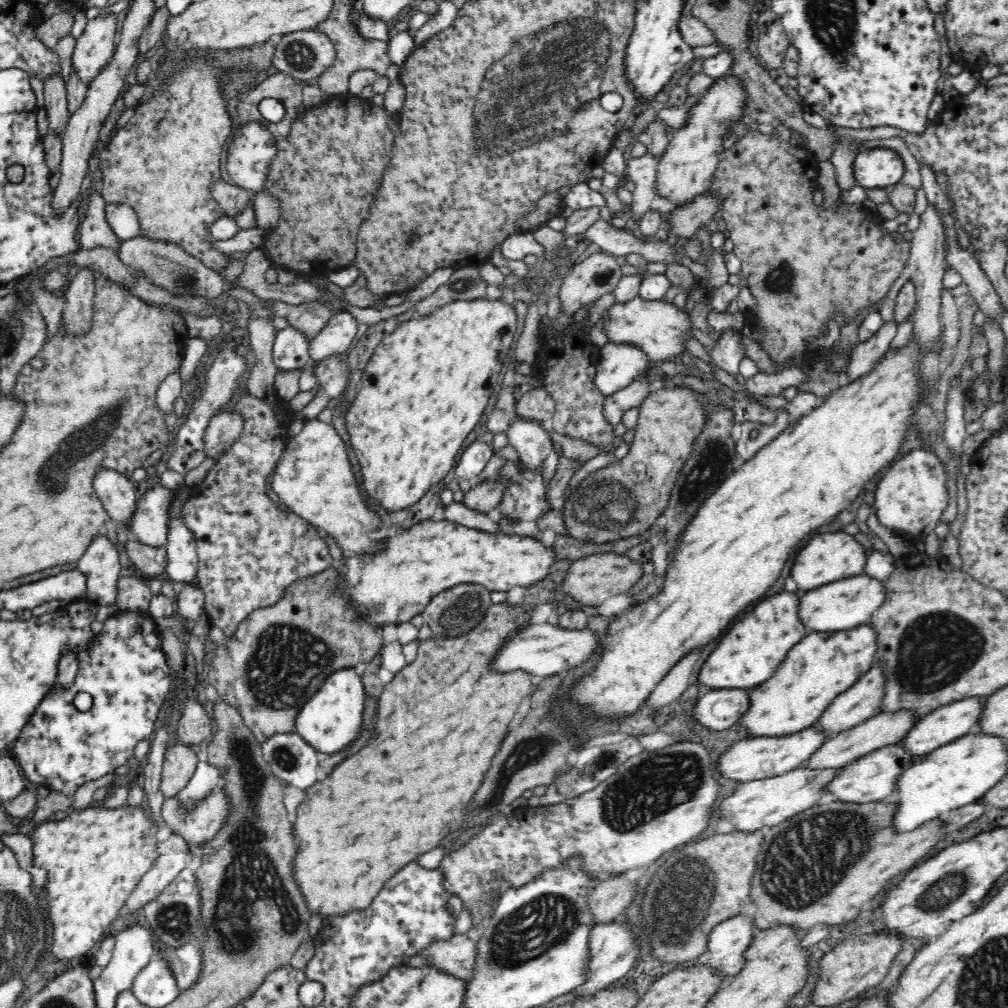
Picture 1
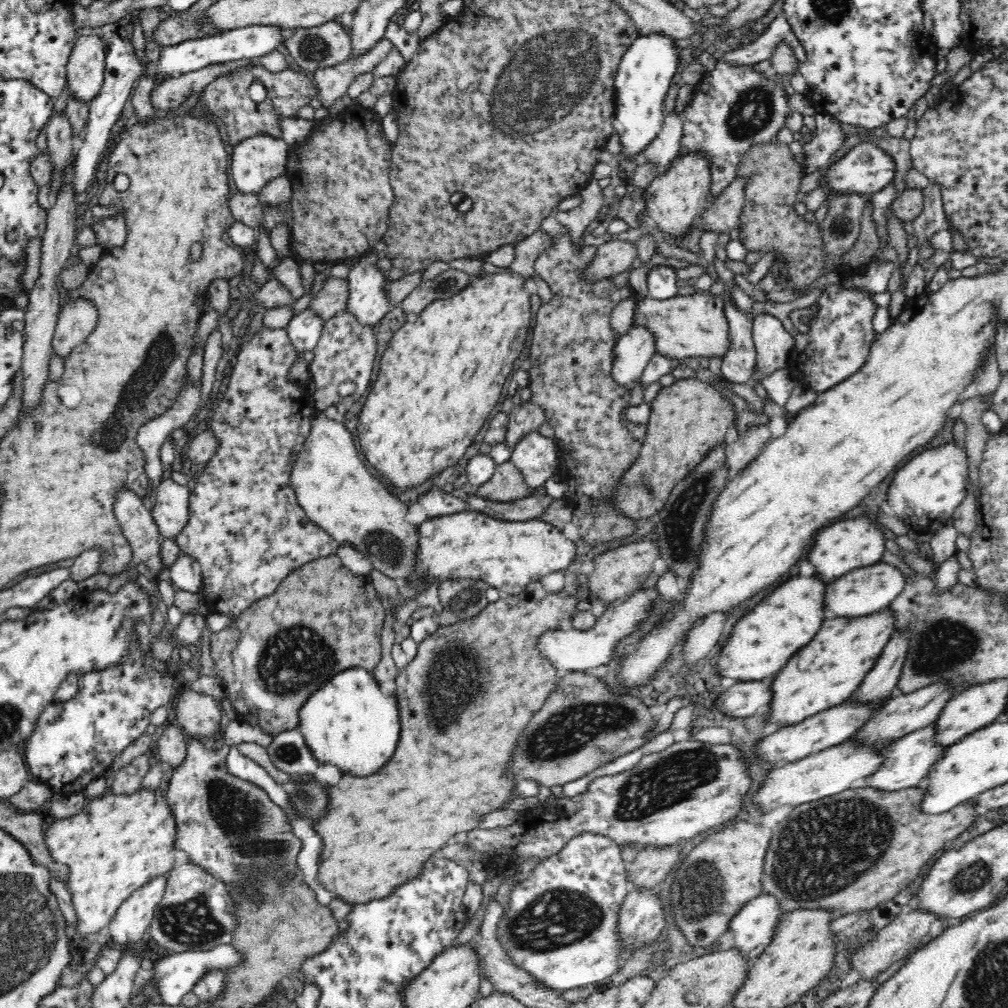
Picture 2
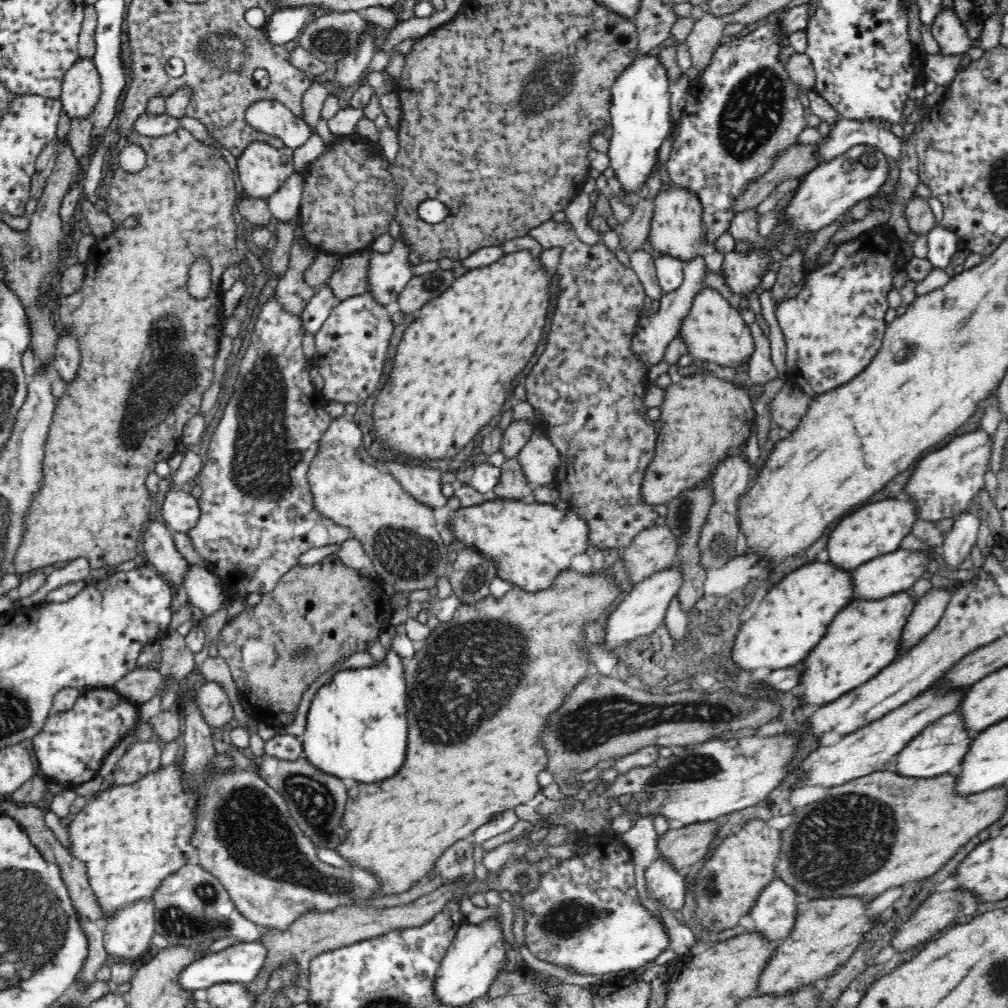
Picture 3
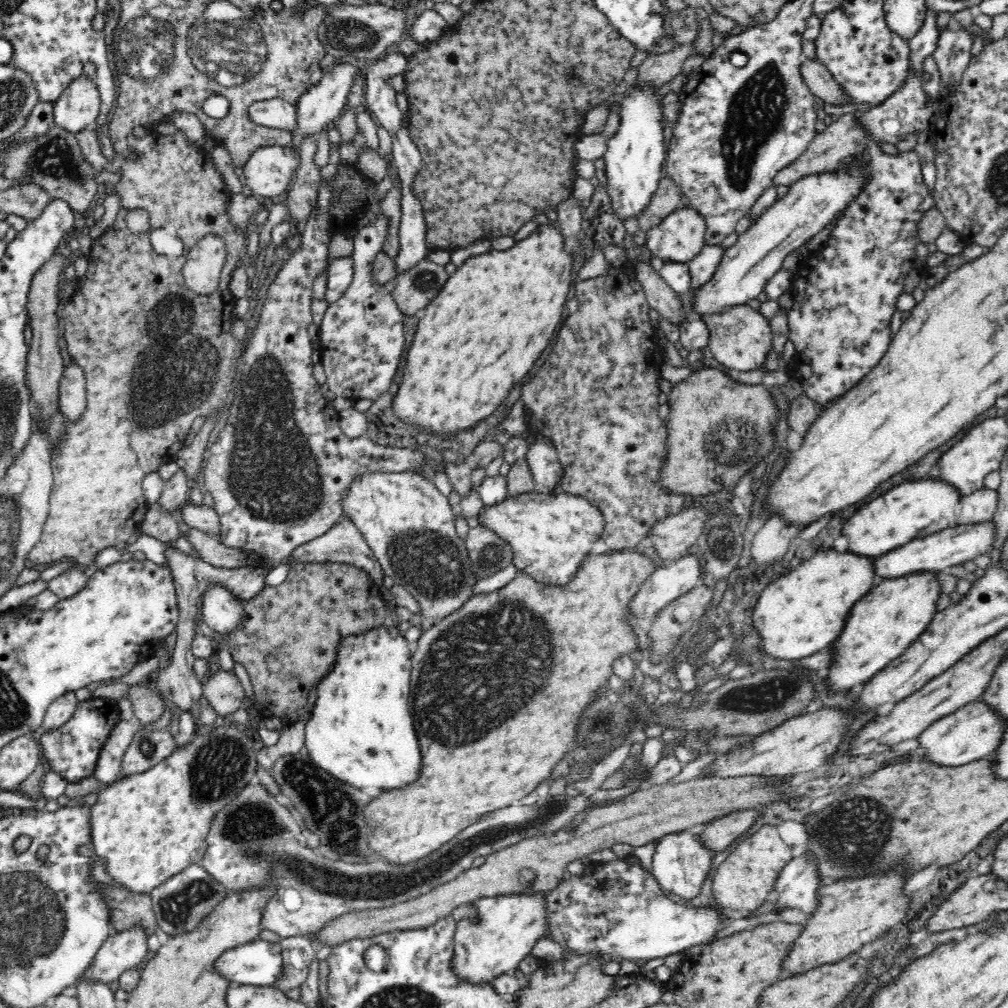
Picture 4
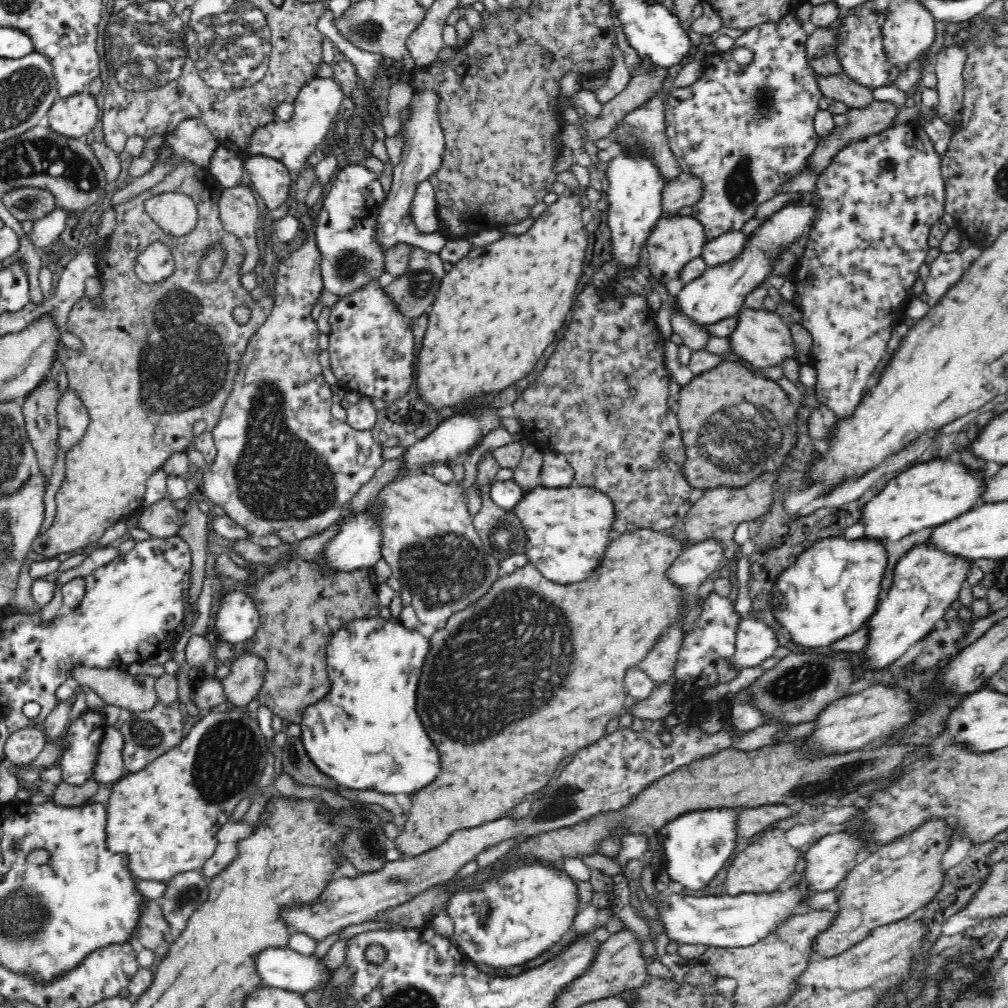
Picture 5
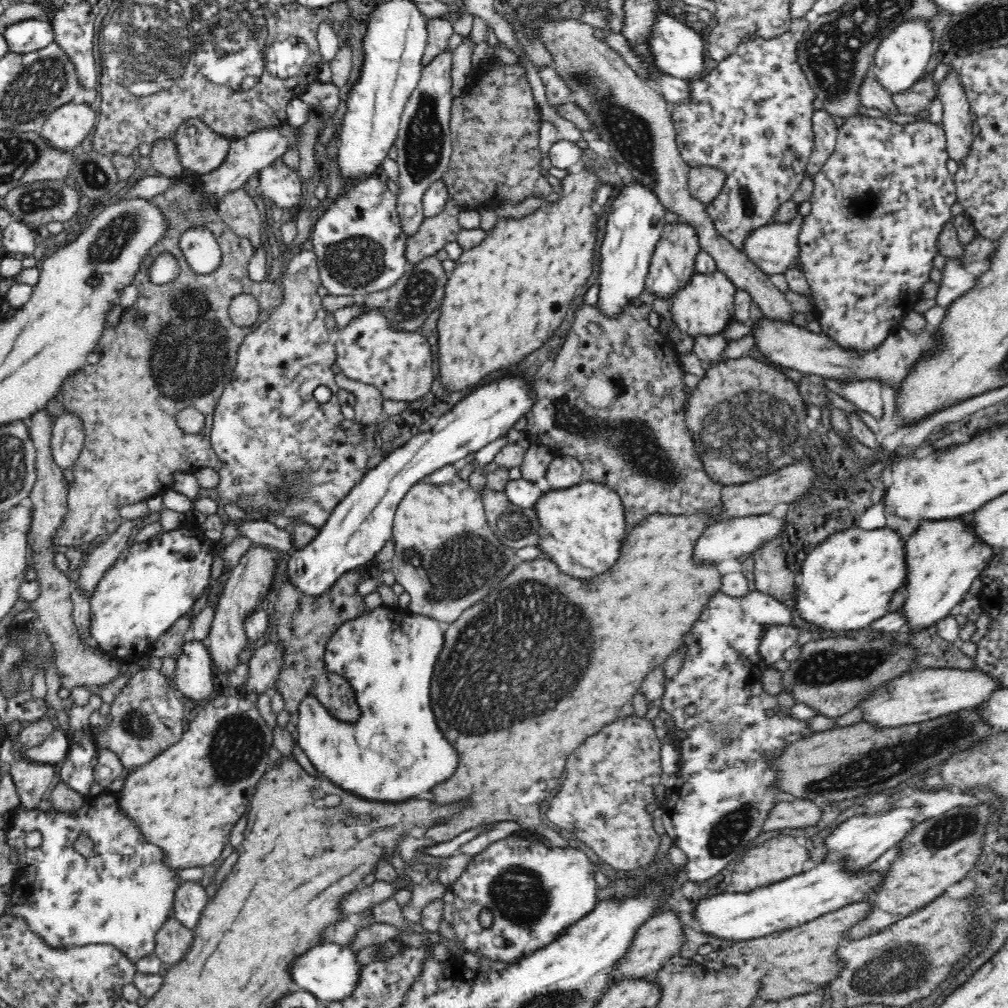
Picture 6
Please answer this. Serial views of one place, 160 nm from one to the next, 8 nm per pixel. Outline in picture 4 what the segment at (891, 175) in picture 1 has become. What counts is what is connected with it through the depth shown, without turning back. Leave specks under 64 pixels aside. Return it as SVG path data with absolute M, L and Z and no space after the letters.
M864 150L845 158L836 171L808 175L792 184L784 198L770 206L754 226L738 236L736 242L724 251L714 276L696 296L694 305L698 316L745 305L763 295L767 282L780 270L782 260L843 213L862 194L870 180L872 167Z

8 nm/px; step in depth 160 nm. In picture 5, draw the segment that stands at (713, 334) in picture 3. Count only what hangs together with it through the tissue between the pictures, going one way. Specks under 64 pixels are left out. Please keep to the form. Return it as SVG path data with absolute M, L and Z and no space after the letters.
M743 307L736 314L736 328L728 336L730 350L738 357L738 362L753 369L766 369L780 364L784 358L794 358L792 334L775 311Z

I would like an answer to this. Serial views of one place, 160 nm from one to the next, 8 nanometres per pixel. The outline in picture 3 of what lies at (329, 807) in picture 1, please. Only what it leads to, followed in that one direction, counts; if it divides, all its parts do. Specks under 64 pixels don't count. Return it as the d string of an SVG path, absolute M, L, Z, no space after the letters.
M564 570L544 590L528 592L520 587L512 586L502 598L496 599L488 595L477 601L476 604L460 605L447 623L440 624L433 629L430 637L426 638L424 643L416 649L414 656L408 656L402 660L407 691L408 726L410 726L408 728L408 744L406 744L408 750L406 750L406 760L402 764L402 772L396 772L396 776L390 780L382 780L378 784L358 784L348 790L348 802L346 802L344 818L340 822L342 828L348 830L348 836L344 838L344 842L336 850L340 857L344 856L344 859L348 860L346 862L347 868L364 869L376 877L378 888L370 894L372 898L406 892L413 886L427 882L436 861L447 848L450 848L450 845L453 845L457 840L467 839L482 824L490 822L495 814L513 809L518 804L526 804L540 792L537 776L547 766L546 749L538 744L540 730L546 726L546 718L554 713L560 704L564 703L566 696L576 686L576 682L580 682L580 679L587 676L587 658L579 652L579 645L586 642L582 630L584 624L598 620L598 616L602 612L606 612L608 606L612 606L612 600L620 594L622 592L620 592L620 586L616 584L614 576L605 573L584 575Z

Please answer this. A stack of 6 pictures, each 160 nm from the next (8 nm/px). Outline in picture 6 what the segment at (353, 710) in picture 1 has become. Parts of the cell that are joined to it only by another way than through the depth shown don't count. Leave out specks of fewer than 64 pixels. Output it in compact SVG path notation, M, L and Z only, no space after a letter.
M379 607L366 610L348 620L330 637L325 649L326 669L350 683L360 710L360 720L346 724L332 715L320 702L308 696L298 708L296 742L320 774L332 782L368 800L402 802L429 792L432 786L448 780L456 766L458 754L436 726L430 708L430 680L444 645L438 621L400 609Z

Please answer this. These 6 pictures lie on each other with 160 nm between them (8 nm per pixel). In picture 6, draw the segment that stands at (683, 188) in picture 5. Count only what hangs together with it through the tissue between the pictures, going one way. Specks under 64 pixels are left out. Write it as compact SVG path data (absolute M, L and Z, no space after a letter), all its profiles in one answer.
M717 167L691 168L687 178L690 195L705 205L716 198L725 184L725 173Z

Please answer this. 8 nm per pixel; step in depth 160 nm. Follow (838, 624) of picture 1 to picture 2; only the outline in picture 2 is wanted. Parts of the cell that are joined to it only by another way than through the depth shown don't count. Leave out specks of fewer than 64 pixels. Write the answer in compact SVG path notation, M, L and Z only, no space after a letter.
M874 563L850 571L847 575L826 583L824 588L823 618L856 618L888 609L889 604L902 592L904 575L887 563Z

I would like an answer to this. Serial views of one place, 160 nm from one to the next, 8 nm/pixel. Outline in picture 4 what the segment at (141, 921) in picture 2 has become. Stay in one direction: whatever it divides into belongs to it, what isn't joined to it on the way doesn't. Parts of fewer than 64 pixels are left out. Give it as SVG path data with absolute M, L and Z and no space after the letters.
M140 925L128 926L104 940L93 963L85 970L87 978L109 984L118 980L124 970L136 969L148 956L150 933Z

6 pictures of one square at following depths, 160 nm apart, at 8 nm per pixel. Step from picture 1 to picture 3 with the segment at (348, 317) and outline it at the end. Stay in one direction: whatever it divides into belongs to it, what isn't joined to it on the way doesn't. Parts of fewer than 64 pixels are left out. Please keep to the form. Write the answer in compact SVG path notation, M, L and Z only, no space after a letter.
M398 240L389 251L384 251L368 258L366 264L367 292L379 306L386 308L390 303L397 302L398 296L413 277L413 268L408 263L408 247L404 241Z

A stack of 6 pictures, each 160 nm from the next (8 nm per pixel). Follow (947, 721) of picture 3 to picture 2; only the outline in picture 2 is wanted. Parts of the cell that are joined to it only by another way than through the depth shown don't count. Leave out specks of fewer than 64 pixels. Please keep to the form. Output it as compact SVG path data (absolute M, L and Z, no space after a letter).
M930 724L880 748L878 755L882 755L882 764L873 774L865 777L863 787L890 792L918 787L927 778L934 762L942 758L942 754L944 747L934 745L934 725Z

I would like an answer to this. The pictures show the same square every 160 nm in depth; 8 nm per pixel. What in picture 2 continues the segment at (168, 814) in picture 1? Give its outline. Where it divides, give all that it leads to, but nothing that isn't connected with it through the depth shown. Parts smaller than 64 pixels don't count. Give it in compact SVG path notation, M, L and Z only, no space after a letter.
M188 739L187 755L184 764L176 768L165 780L164 793L166 803L170 807L170 813L176 821L176 836L174 846L177 850L183 850L189 856L190 862L203 868L210 868L212 872L220 874L223 882L238 882L242 875L238 874L238 866L254 866L262 872L275 872L279 876L284 874L299 874L296 858L302 844L290 831L290 823L286 821L286 813L272 802L264 789L253 785L246 780L241 780L227 772L226 755L227 748L214 748L208 750L198 739Z

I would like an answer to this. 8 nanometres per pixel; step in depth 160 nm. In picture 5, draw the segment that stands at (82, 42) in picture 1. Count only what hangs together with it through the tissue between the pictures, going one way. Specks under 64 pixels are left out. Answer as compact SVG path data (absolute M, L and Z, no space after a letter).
M90 92L58 98L48 110L49 127L68 138L85 138L98 122L100 108Z

